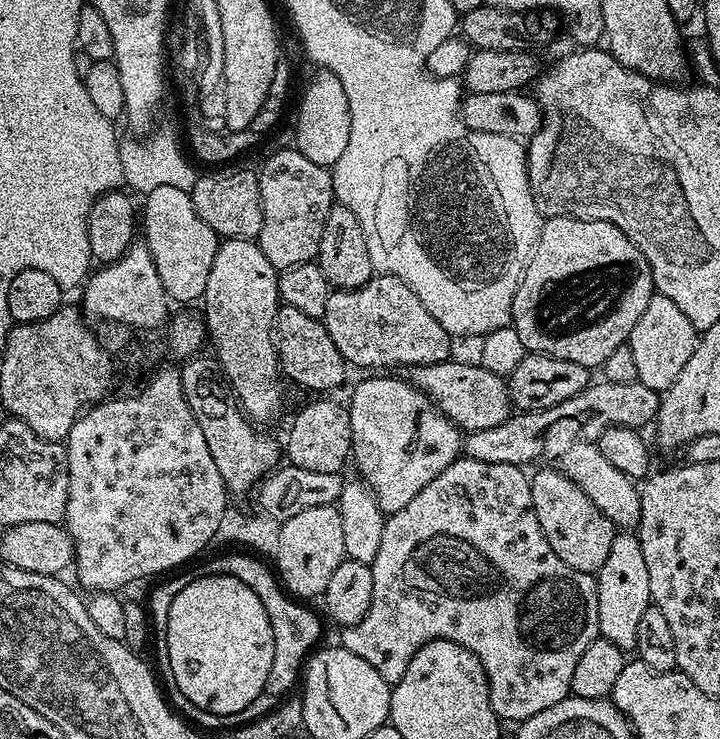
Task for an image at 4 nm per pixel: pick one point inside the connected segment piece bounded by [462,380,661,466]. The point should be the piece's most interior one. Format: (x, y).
(525, 436)

